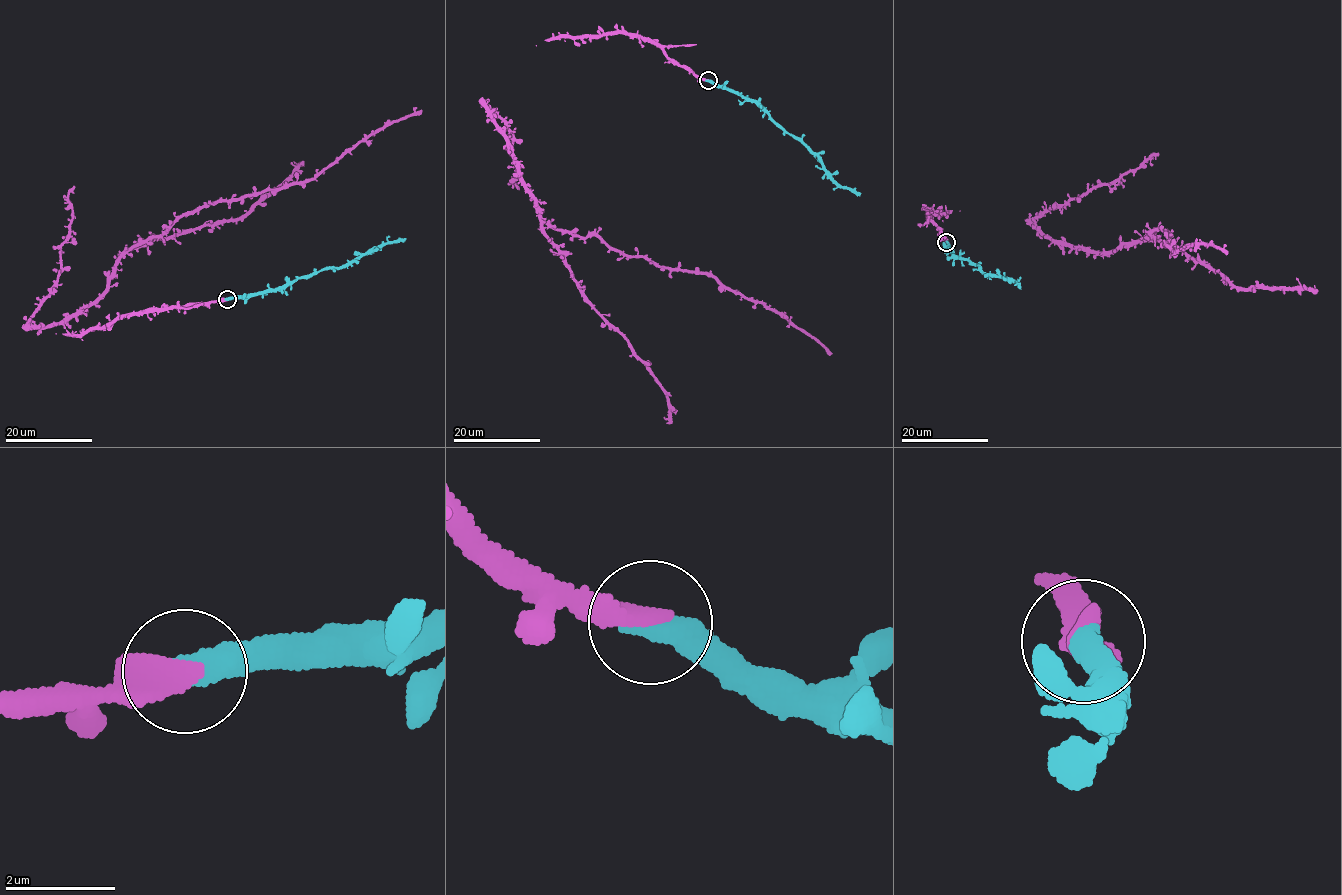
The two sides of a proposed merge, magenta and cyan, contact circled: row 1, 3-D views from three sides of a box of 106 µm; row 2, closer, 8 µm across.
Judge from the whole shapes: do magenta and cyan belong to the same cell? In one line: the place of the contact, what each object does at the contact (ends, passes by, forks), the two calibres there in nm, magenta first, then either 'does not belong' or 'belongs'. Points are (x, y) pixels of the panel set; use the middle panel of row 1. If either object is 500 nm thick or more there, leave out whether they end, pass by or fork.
(708, 80) | 400/500 nm | belongs

